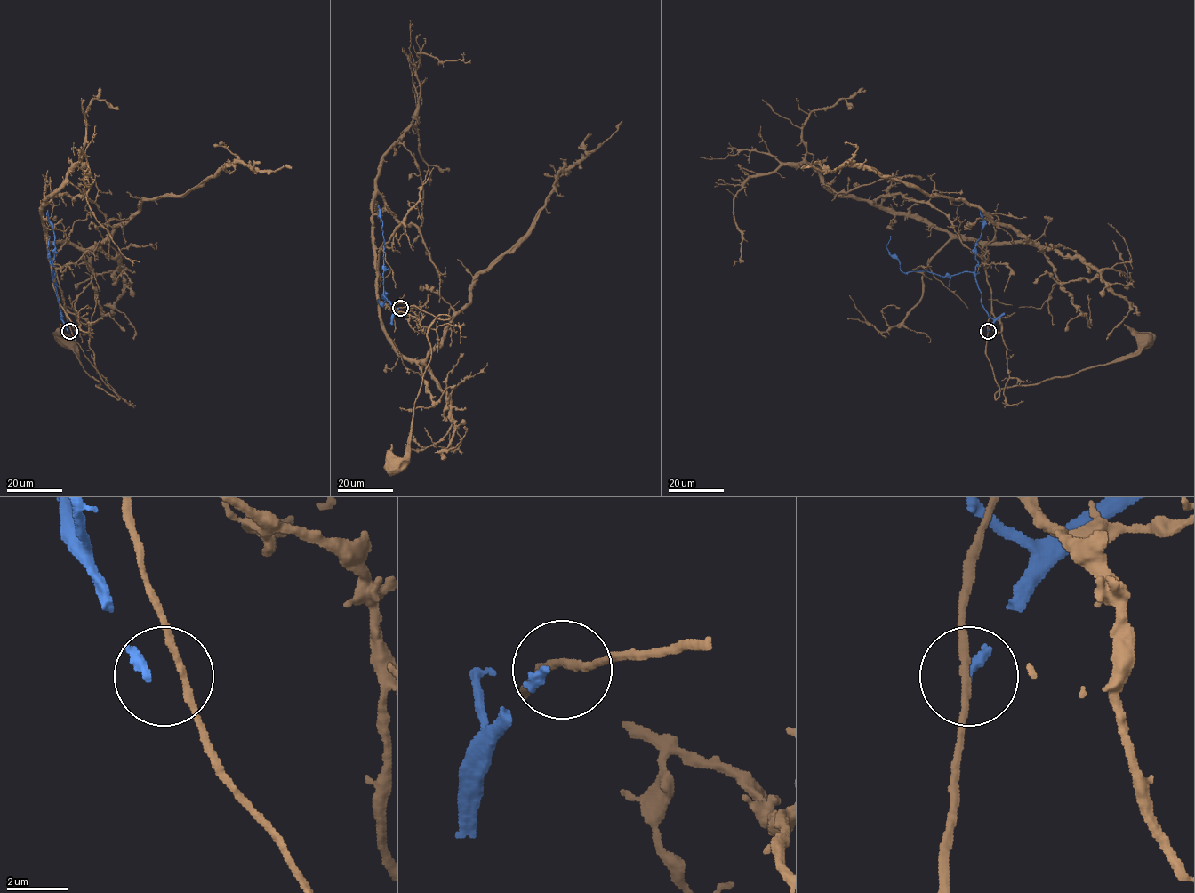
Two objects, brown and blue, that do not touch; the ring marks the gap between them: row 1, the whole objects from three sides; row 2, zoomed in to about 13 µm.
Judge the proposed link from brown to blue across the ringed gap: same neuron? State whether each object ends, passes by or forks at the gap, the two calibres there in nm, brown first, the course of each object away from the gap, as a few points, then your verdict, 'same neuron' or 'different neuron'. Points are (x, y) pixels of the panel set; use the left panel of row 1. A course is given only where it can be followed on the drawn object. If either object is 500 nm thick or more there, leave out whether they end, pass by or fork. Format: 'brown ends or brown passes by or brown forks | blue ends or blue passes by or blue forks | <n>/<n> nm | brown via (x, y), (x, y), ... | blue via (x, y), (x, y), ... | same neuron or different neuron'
brown passes by | blue ends | 240/280 nm | brown via (70, 331), (84, 355), (118, 399), (96, 386), (100, 383), (84, 370), (79, 358), (60, 341), (63, 341) | blue via (68, 331), (58, 303), (53, 271), (52, 273), (51, 269), (49, 236) | different neuron

